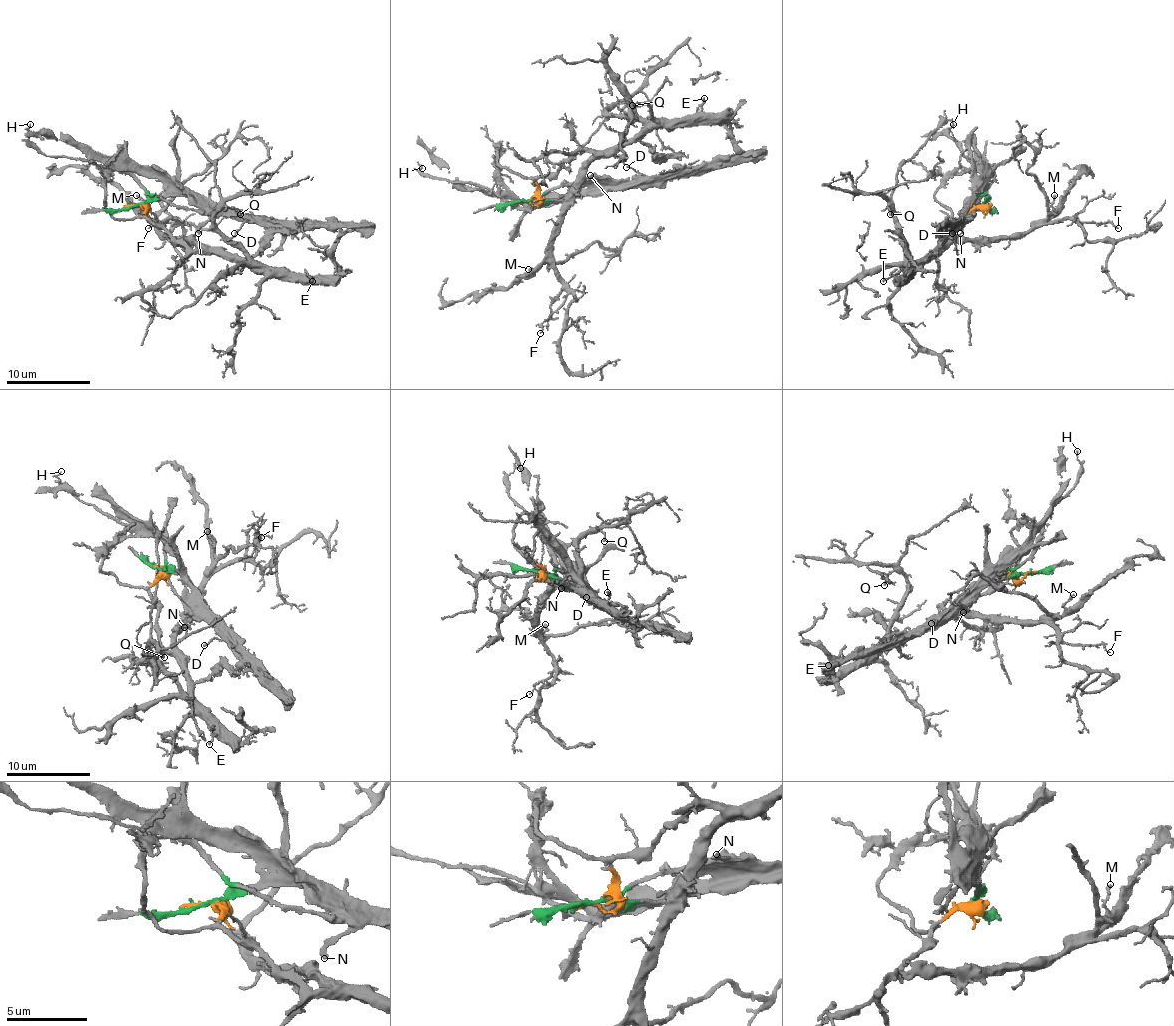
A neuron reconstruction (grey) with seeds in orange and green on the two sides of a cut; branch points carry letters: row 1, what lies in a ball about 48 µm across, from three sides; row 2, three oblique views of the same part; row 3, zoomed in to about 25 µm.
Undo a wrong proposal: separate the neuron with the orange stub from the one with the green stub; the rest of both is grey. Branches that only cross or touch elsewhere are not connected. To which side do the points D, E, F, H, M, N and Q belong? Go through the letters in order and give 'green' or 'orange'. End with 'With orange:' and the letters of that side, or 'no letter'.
D: green
E: orange
F: orange
H: green
M: orange
N: green
Q: orange
With orange: E, F, M, Q

